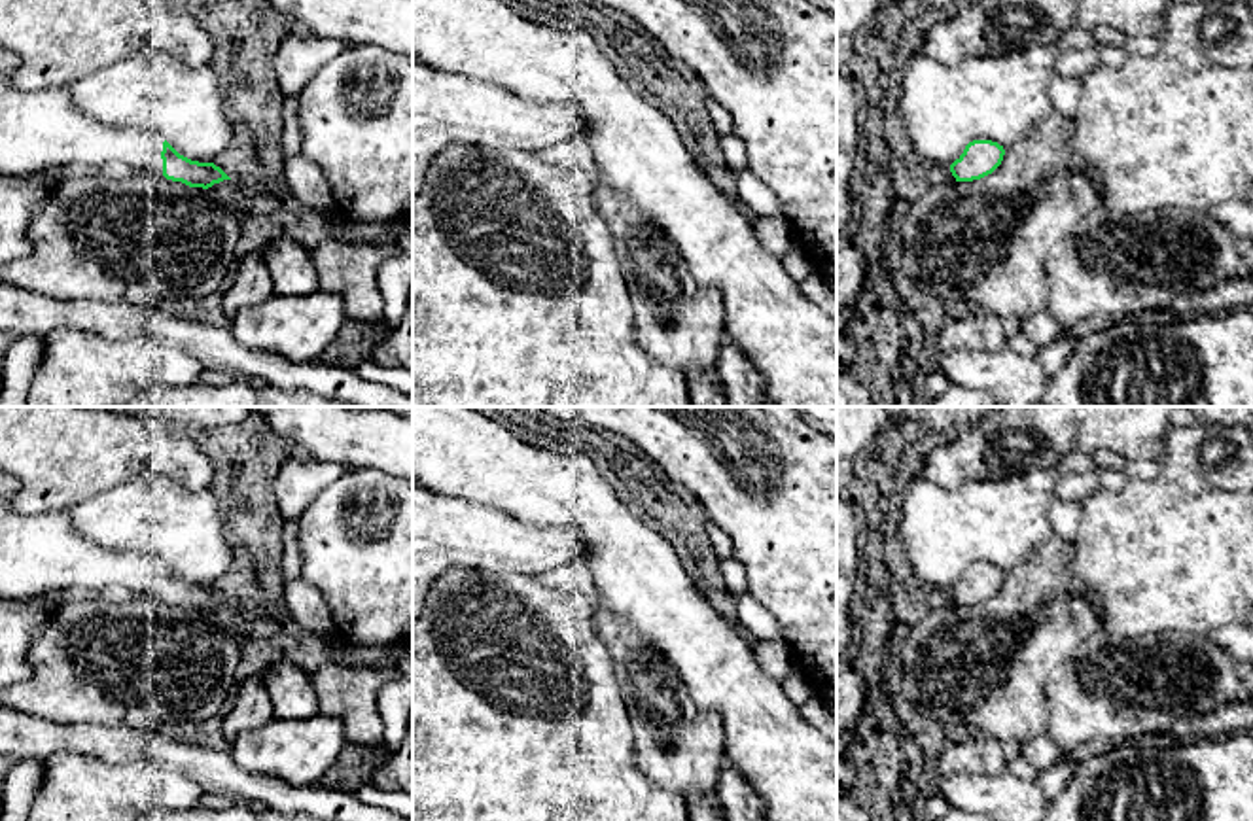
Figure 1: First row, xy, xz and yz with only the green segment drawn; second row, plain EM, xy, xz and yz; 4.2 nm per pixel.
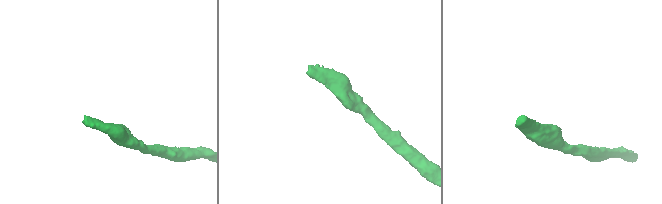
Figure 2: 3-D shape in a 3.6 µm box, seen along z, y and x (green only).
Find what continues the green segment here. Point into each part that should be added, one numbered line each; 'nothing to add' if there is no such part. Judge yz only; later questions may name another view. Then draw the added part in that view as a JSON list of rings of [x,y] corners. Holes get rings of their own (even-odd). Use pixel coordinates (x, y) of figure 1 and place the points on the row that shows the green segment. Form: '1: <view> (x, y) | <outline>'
nothing to add

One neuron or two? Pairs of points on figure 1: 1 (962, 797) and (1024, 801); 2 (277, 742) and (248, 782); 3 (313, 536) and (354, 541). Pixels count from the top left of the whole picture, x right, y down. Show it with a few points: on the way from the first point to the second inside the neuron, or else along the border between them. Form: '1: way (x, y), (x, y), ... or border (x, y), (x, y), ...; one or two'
1: way (977, 797), (1004, 797), (1009, 801); one
2: border (228, 753), (245, 768), (269, 772), (298, 787); two
3: way (322, 536), (345, 536); one

